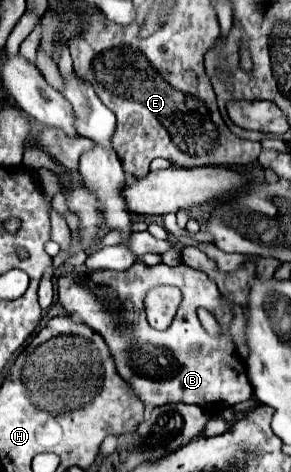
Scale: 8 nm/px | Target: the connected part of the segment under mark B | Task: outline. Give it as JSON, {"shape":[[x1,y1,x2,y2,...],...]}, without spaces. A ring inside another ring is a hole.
{"shape":[[136,263,132,265,128,271,112,271,112,281,110,281,110,271,102,269,102,271,94,271,94,275,90,273,78,273,70,271,70,273,62,273,56,281,58,285,58,301,64,307,66,313,80,317,80,321,84,325,88,325,90,329,94,329,98,335,102,335,102,339,106,341,118,375,122,375,122,379,128,383,128,387,134,391,134,395,148,405,166,405,166,403,194,403,198,407,212,407,212,415,216,415,218,411,238,405,242,401,248,401,252,397,252,387,250,381,246,377,246,367,240,361,240,357,236,355,236,349,232,345,232,339,228,335,228,307,222,303,220,291,216,287,216,283,202,271,192,269,184,263,176,265,176,267,168,267,164,263,148,267,144,263],[156,285,176,285,182,291,182,303,178,307,178,313,174,317,174,321,170,323,170,327,166,331,156,331,148,325,146,315,144,315,144,295,150,287],[204,307,210,313,214,313,216,319,220,319,220,327,224,327,224,331,214,337,210,333,206,333,206,329,202,327,202,323,198,321,196,309]]}

